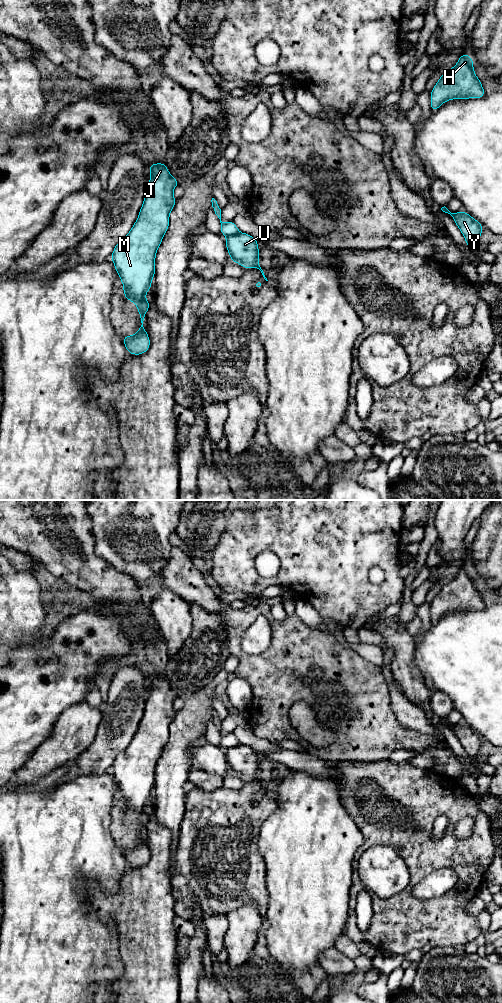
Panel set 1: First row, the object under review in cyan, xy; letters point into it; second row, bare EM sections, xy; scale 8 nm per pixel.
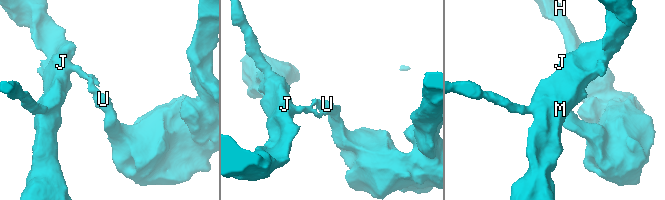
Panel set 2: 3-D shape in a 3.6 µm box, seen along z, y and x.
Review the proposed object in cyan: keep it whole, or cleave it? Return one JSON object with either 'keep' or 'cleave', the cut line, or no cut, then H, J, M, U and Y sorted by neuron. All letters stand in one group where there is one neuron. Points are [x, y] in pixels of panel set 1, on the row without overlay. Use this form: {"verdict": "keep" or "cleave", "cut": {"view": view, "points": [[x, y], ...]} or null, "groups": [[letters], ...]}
{"verdict": "cleave", "cut": {"view": "xy", "points": [[238, 744], [227, 749]]}, "groups": [["H", "U", "Y"], ["J", "M"]]}

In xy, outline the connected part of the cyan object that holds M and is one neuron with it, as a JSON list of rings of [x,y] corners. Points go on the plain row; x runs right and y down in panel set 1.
[[[152,675],[150,694],[145,704],[139,728],[128,747],[117,755],[111,768],[123,794],[124,808],[136,816],[140,826],[140,841],[132,848],[124,848],[127,864],[140,867],[148,863],[150,851],[144,841],[145,825],[150,814],[145,807],[152,799],[155,768],[169,739],[169,727],[175,718],[174,700],[179,694],[173,690],[165,675]]]

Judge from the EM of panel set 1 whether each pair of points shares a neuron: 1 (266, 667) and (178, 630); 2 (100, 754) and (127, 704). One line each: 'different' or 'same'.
1: different
2: same

